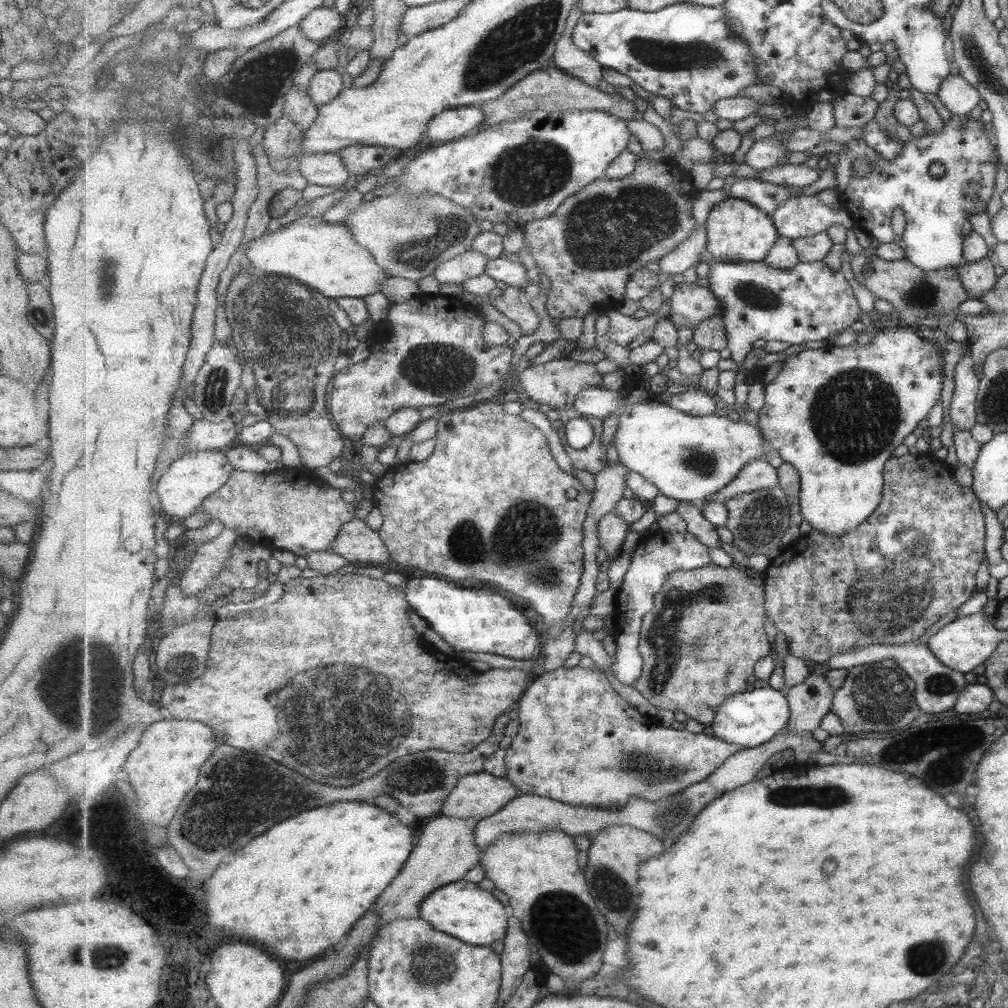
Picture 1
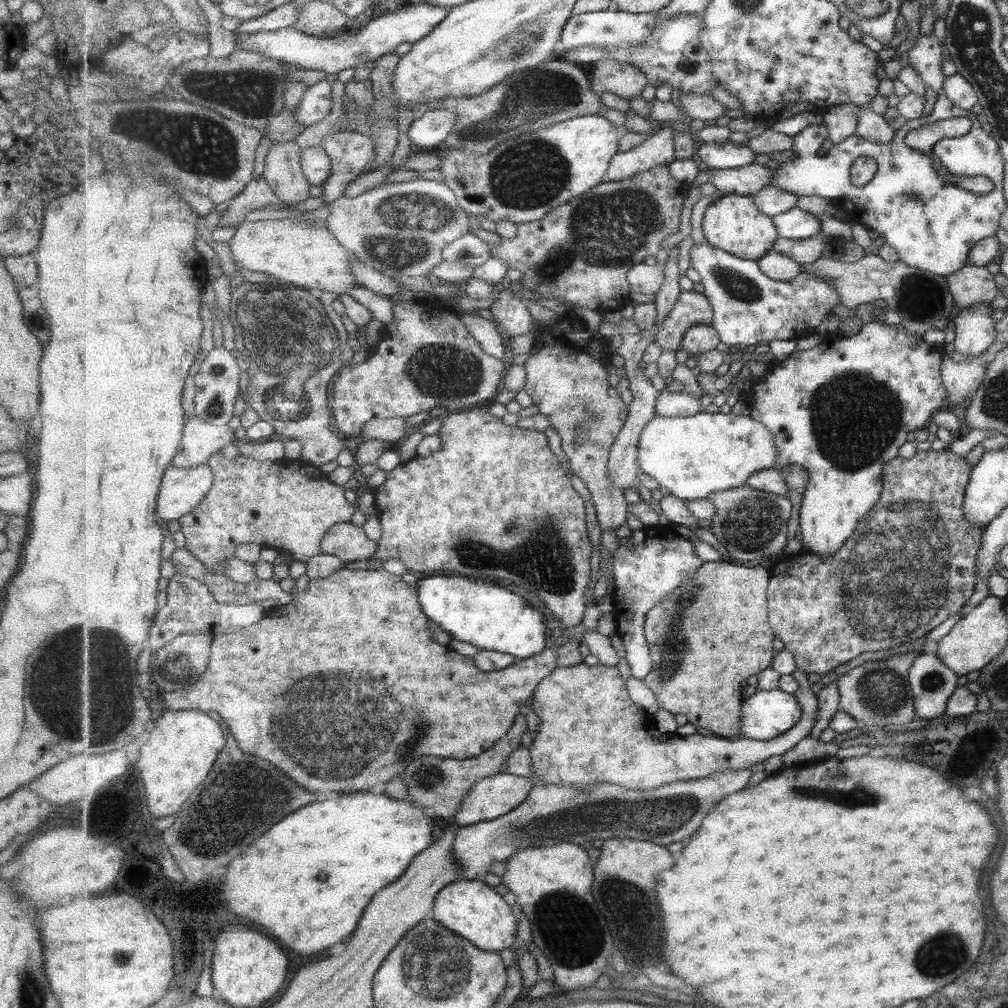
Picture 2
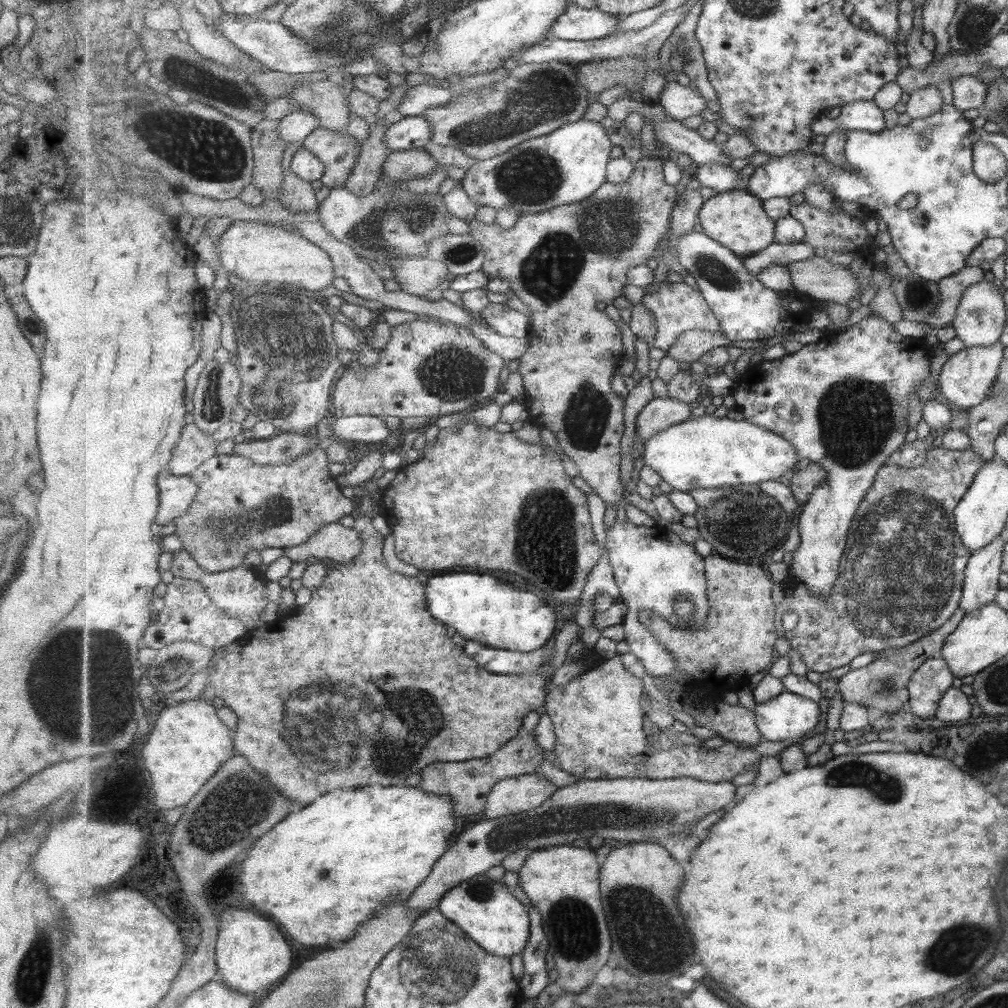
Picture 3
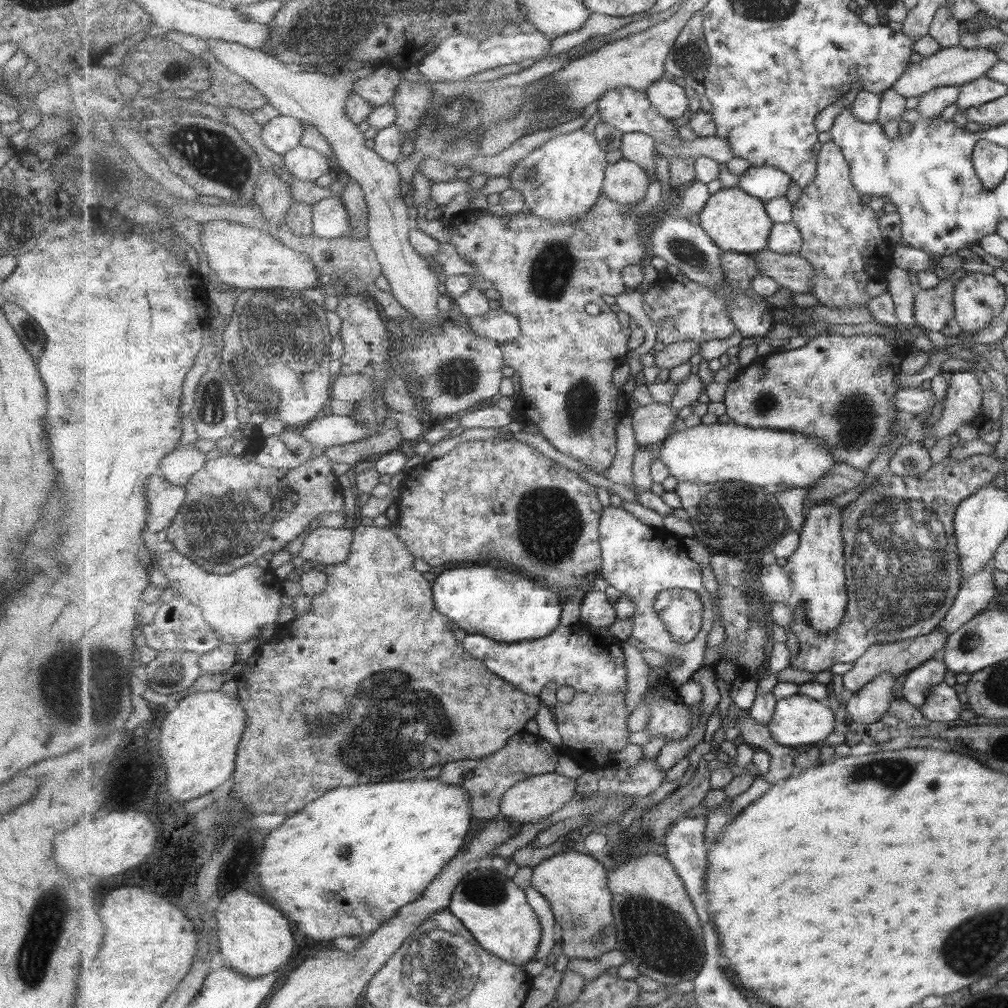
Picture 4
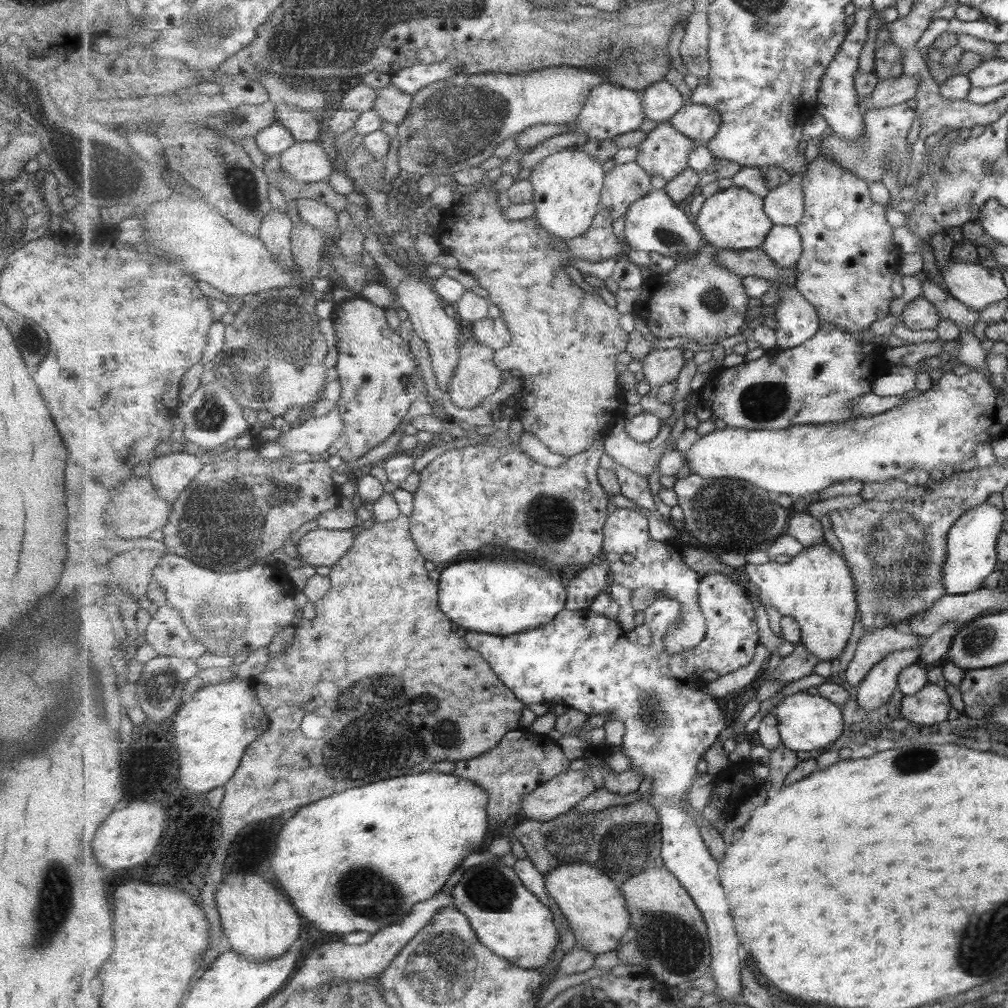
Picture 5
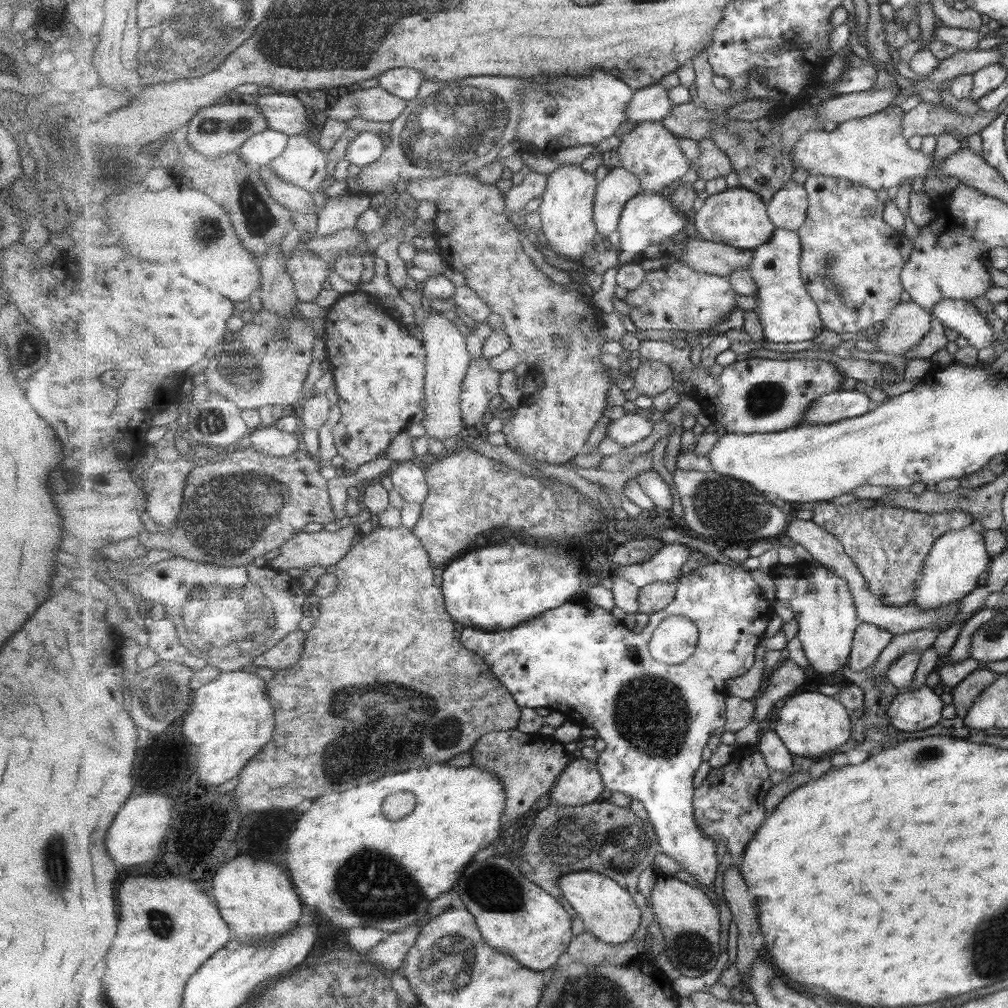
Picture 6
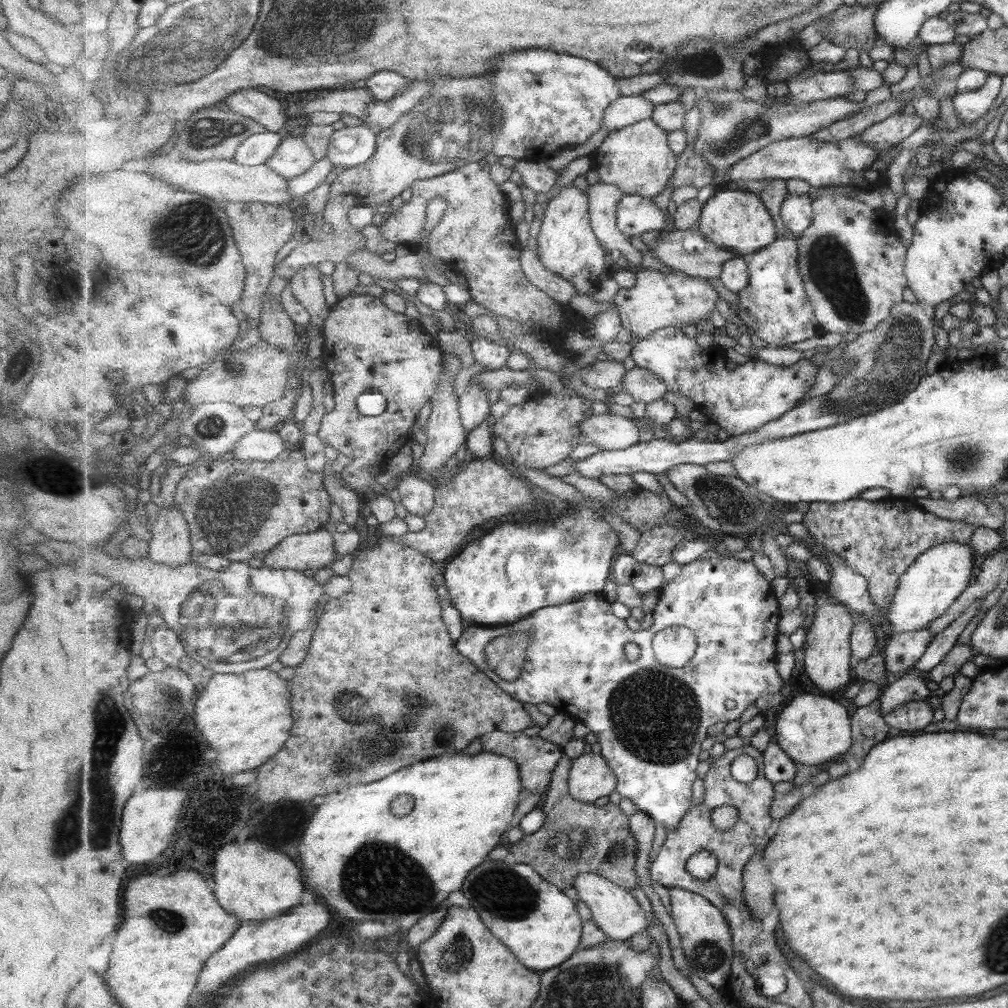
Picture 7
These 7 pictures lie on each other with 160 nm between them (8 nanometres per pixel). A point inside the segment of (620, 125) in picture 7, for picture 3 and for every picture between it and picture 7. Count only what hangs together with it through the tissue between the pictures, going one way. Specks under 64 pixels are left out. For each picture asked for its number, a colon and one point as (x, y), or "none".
3: (679, 102)
4: (670, 100)
5: (661, 101)
6: (651, 104)

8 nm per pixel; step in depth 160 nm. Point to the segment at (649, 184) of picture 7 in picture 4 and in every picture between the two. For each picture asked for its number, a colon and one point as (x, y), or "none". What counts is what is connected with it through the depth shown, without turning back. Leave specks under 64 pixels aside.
4: (715, 148)
5: (665, 152)
6: (653, 153)

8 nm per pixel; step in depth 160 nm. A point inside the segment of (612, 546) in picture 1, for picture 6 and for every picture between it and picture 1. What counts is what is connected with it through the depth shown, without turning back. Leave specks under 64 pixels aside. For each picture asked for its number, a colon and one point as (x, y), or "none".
2: (582, 252)
3: (561, 263)
4: (546, 272)
5: (565, 343)
6: (553, 330)

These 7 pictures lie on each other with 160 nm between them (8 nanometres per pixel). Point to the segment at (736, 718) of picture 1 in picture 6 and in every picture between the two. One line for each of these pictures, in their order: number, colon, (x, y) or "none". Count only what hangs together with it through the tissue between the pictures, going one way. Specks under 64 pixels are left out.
2: (768, 714)
3: (790, 717)
4: (799, 720)
5: (807, 722)
6: (812, 725)

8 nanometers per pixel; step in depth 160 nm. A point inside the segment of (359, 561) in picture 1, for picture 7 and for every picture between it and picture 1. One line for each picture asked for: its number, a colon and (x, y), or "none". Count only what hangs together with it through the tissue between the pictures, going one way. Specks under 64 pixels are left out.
2: (349, 542)
3: (334, 542)
4: (327, 546)
5: (322, 547)
6: (323, 549)
7: (313, 551)

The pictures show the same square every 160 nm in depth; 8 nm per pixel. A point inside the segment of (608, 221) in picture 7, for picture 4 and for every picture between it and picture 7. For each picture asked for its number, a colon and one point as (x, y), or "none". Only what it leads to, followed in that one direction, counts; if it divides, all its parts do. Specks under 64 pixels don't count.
4: (626, 182)
5: (625, 184)
6: (619, 186)

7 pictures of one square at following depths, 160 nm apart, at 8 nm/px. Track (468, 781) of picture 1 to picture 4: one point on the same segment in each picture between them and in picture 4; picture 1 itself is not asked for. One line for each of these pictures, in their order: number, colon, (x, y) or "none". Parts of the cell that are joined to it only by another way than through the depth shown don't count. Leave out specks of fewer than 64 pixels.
2: (495, 796)
3: (523, 793)
4: (529, 801)

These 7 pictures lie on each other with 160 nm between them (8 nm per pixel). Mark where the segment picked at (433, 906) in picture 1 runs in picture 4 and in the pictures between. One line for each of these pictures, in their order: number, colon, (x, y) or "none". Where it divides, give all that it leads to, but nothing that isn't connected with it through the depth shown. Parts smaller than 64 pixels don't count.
2: (473, 909)
3: (483, 907)
4: (498, 912)

